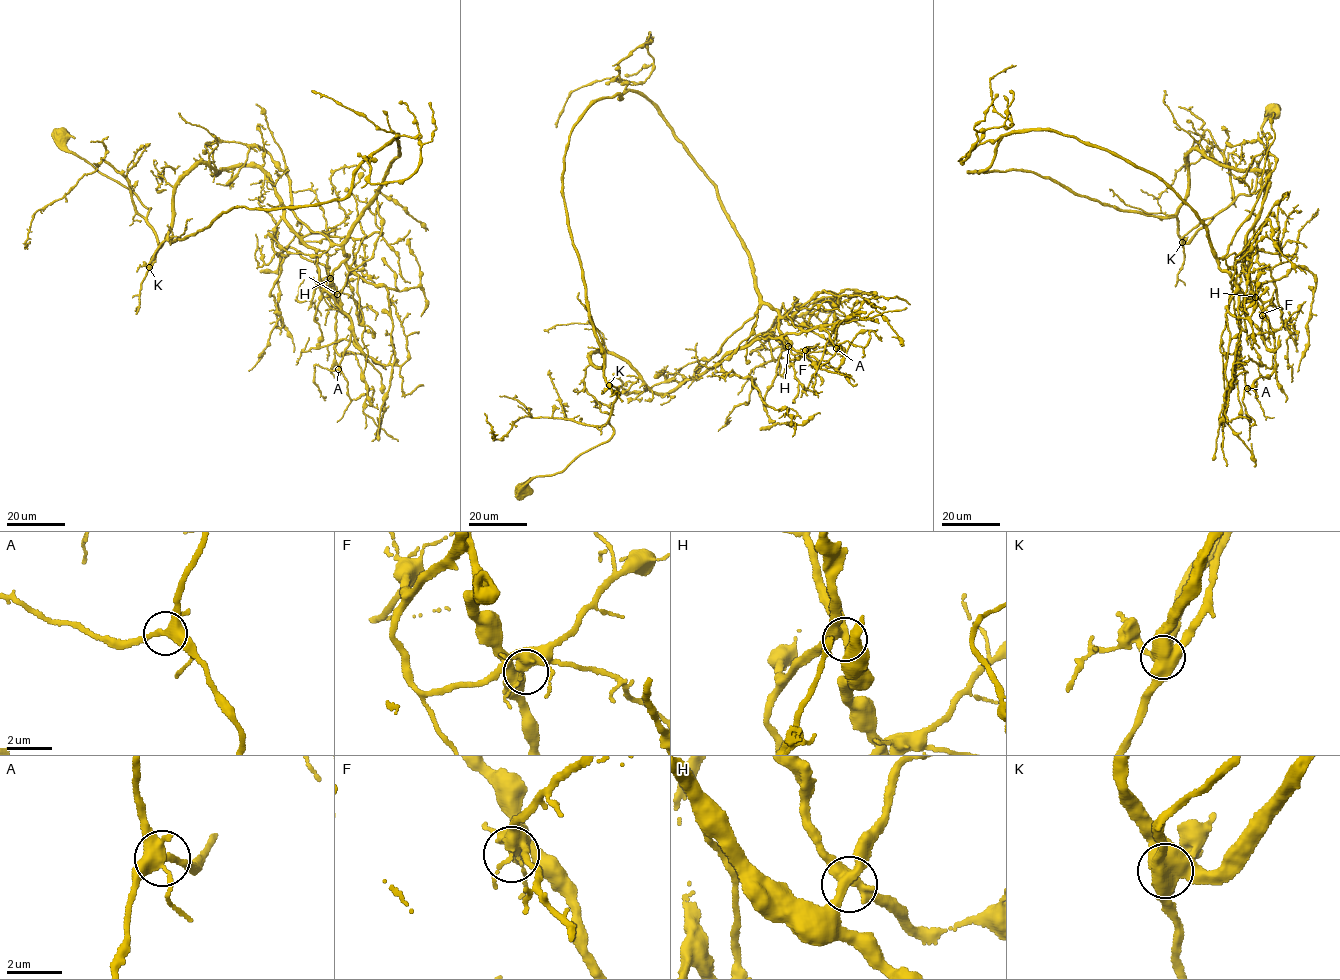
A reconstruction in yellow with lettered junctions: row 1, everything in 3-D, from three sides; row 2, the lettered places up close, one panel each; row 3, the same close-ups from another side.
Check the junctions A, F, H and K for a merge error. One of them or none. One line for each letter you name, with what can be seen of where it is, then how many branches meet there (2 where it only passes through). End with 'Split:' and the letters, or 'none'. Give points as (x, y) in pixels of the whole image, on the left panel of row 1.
K: place (149, 267); branches 5
Split: K

